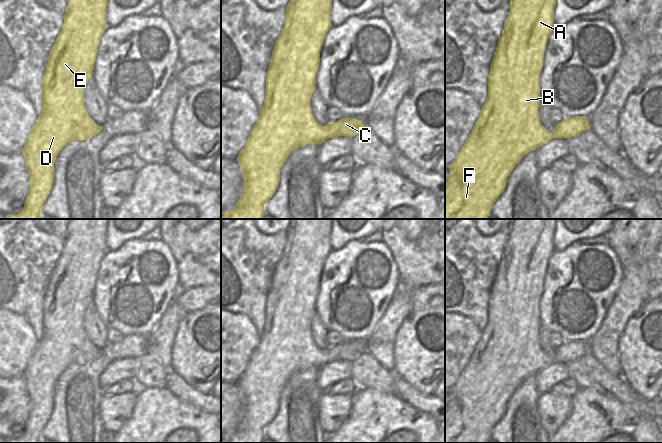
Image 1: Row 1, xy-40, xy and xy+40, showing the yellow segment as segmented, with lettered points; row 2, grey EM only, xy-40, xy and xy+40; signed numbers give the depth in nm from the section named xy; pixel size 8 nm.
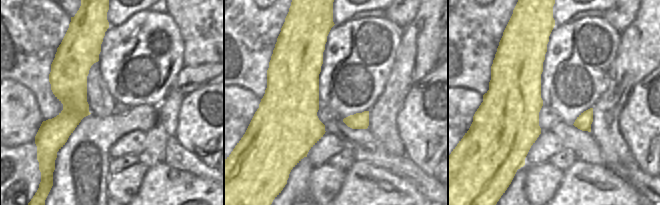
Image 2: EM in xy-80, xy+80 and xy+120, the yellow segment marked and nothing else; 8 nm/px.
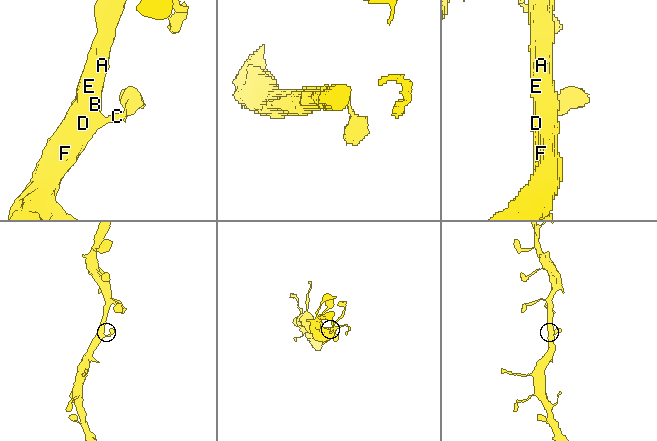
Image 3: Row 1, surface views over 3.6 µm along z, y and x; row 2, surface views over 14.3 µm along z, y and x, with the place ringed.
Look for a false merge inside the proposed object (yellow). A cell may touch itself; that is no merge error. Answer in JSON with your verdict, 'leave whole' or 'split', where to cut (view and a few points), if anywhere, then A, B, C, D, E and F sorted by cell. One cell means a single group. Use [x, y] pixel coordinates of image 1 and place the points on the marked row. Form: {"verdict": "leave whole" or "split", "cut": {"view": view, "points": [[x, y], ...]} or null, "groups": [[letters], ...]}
{"verdict": "leave whole", "cut": null, "groups": [["A", "B", "C", "D", "E", "F"]]}

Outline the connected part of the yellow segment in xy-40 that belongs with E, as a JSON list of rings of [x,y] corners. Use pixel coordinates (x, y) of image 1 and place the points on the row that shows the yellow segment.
[[[68,0],[64,23],[50,51],[42,79],[42,113],[21,150],[30,175],[28,197],[19,213],[9,214],[6,219],[39,219],[42,205],[54,183],[54,163],[58,153],[71,140],[87,140],[102,129],[86,111],[84,87],[92,78],[100,39],[108,27],[107,5],[108,0]]]

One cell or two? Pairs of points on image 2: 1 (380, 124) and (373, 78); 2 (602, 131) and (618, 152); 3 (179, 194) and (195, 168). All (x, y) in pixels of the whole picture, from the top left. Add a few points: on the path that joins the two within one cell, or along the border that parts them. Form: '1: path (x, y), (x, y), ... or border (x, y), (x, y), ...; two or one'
1: border (387, 78), (383, 91), (368, 110); two
2: path (607, 136), (613, 147); one
3: border (169, 165), (196, 176), (213, 180); two

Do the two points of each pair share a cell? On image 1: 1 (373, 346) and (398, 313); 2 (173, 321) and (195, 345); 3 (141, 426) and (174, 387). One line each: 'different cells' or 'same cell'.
1: same cell
2: different cells
3: different cells

